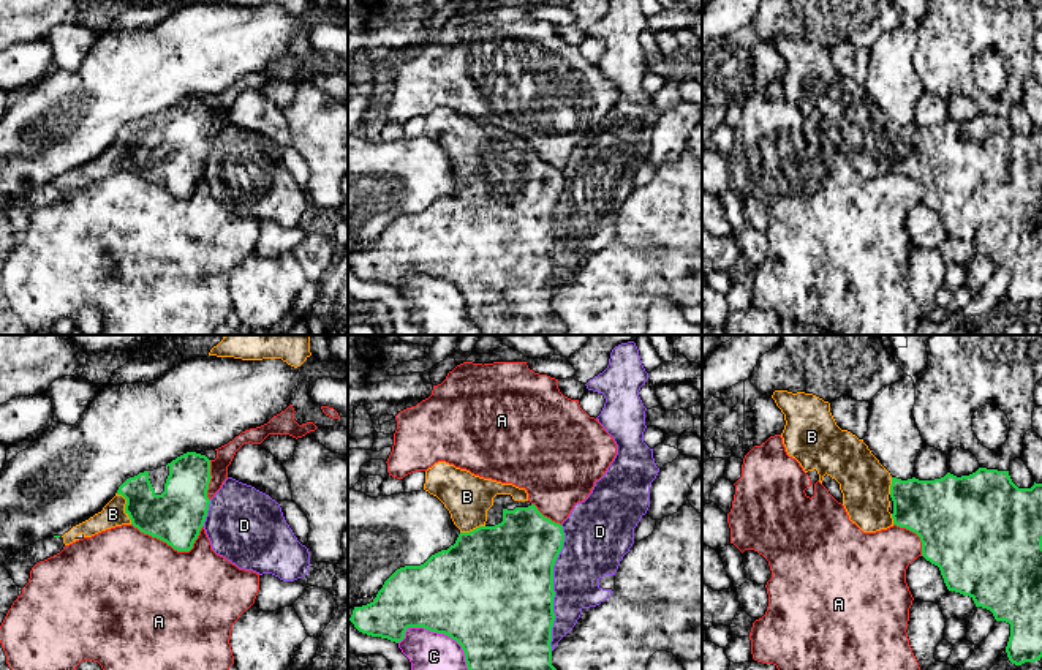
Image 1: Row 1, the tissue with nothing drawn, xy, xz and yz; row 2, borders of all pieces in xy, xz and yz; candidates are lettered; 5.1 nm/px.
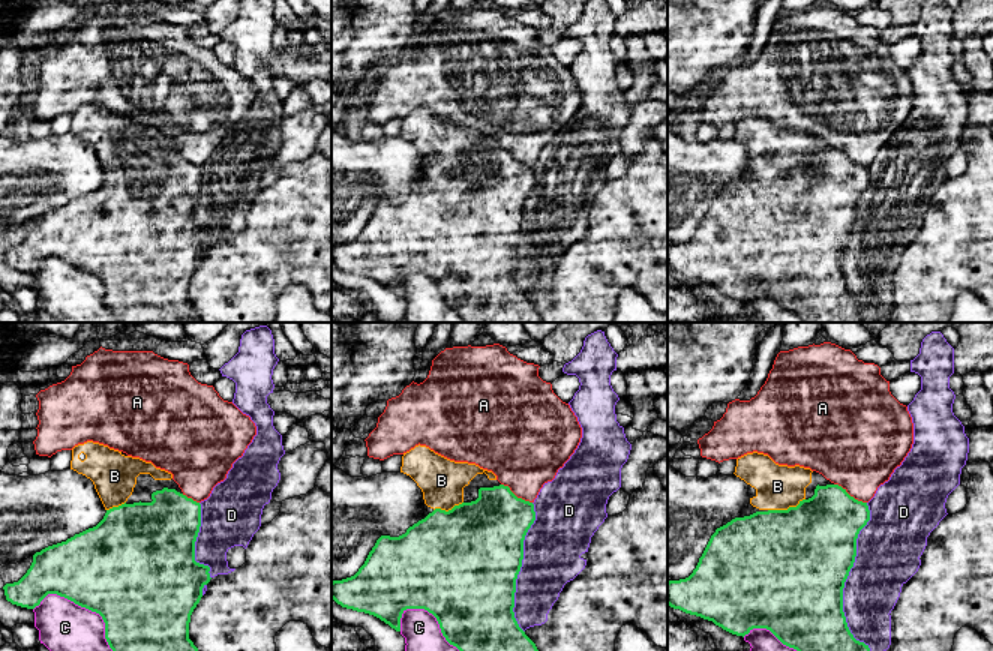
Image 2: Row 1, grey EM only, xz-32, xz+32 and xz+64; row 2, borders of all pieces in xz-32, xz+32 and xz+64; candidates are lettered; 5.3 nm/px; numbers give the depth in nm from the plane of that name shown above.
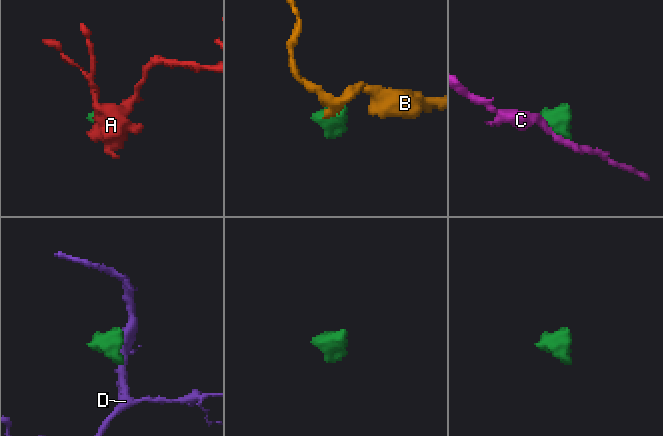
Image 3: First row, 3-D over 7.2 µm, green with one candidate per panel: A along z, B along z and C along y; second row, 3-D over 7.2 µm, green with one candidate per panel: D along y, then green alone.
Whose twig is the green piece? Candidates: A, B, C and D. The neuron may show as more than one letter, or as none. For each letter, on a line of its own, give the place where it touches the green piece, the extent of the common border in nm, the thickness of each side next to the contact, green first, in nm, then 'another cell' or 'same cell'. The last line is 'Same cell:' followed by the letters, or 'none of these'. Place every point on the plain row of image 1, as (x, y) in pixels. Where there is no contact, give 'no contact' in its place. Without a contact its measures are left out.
A: contact xy (173, 193); length 360 nm; calibres 280 and 500 nm; another cell
B: contact xy (125, 154); length 180 nm; calibres 260 and 120 nm; same cell
C: contact xz (454, 285); length 500 nm; calibres 500 and 280 nm; another cell
D: contact xz (552, 234); length 650 nm; calibres 500 and 260 nm; another cell
Same cell: B

